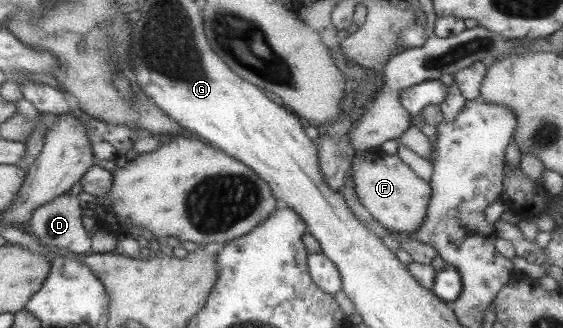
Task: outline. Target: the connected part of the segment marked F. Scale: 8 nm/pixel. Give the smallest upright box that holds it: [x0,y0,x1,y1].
[348,147,431,234]

